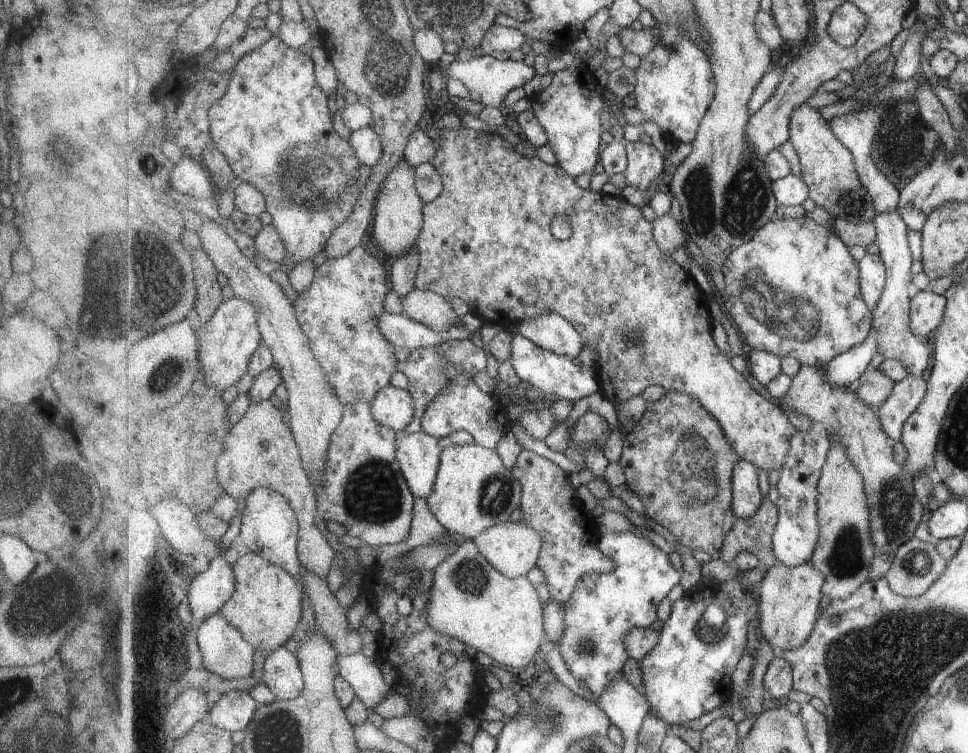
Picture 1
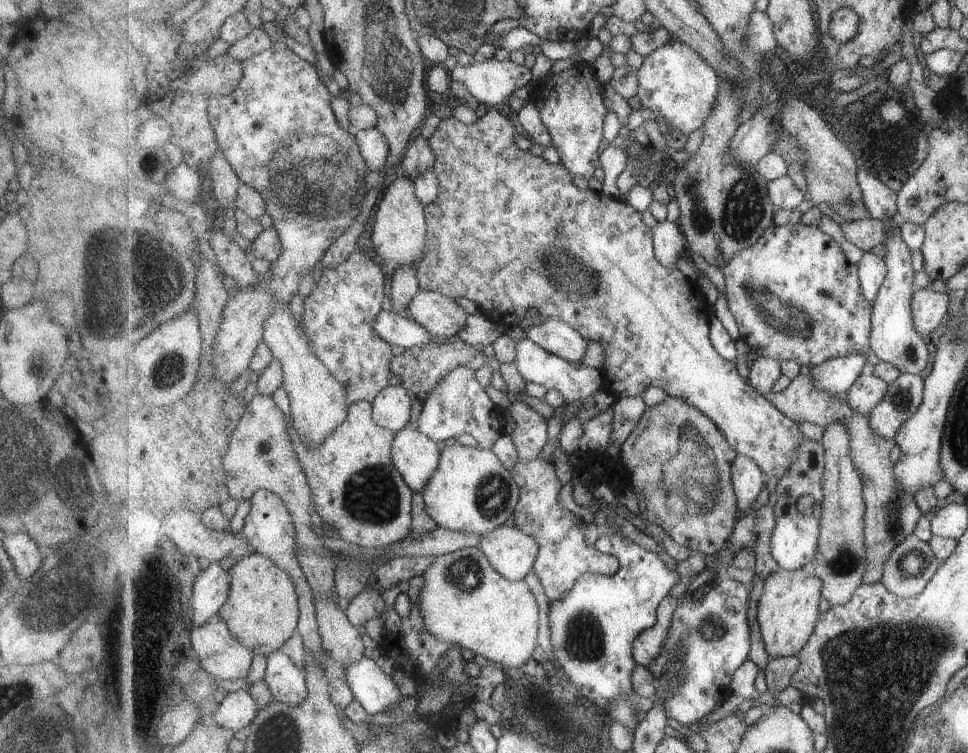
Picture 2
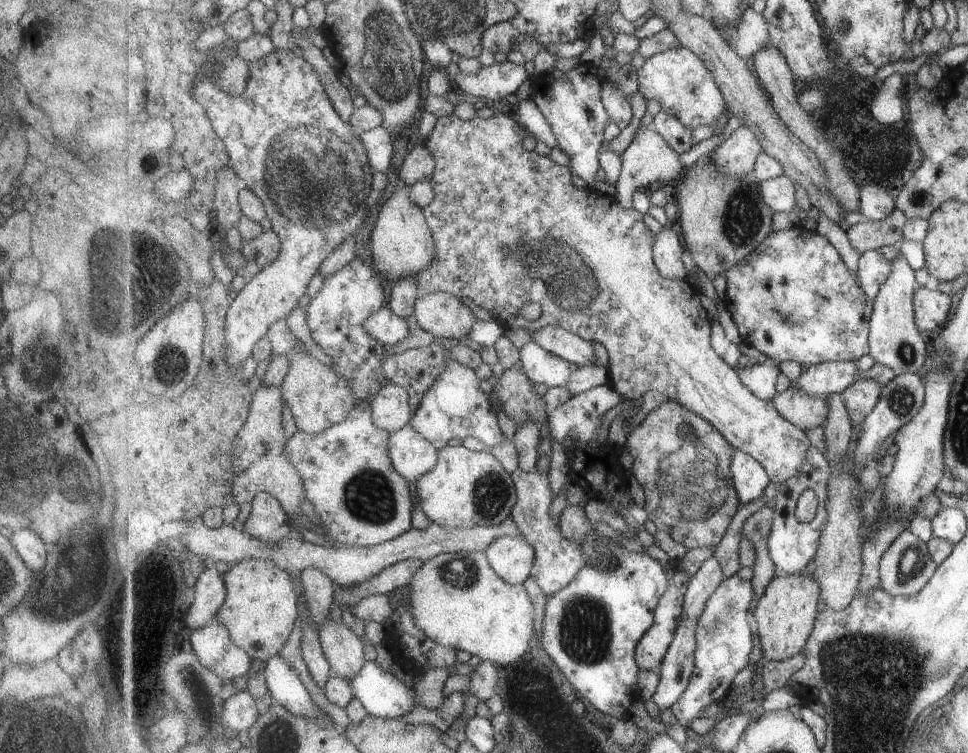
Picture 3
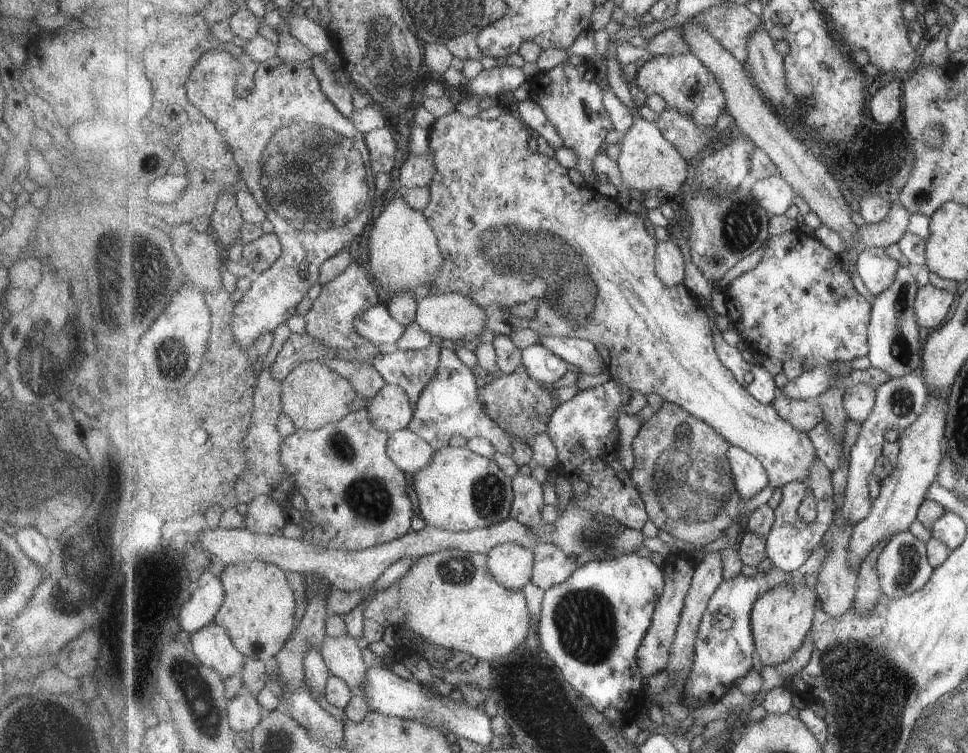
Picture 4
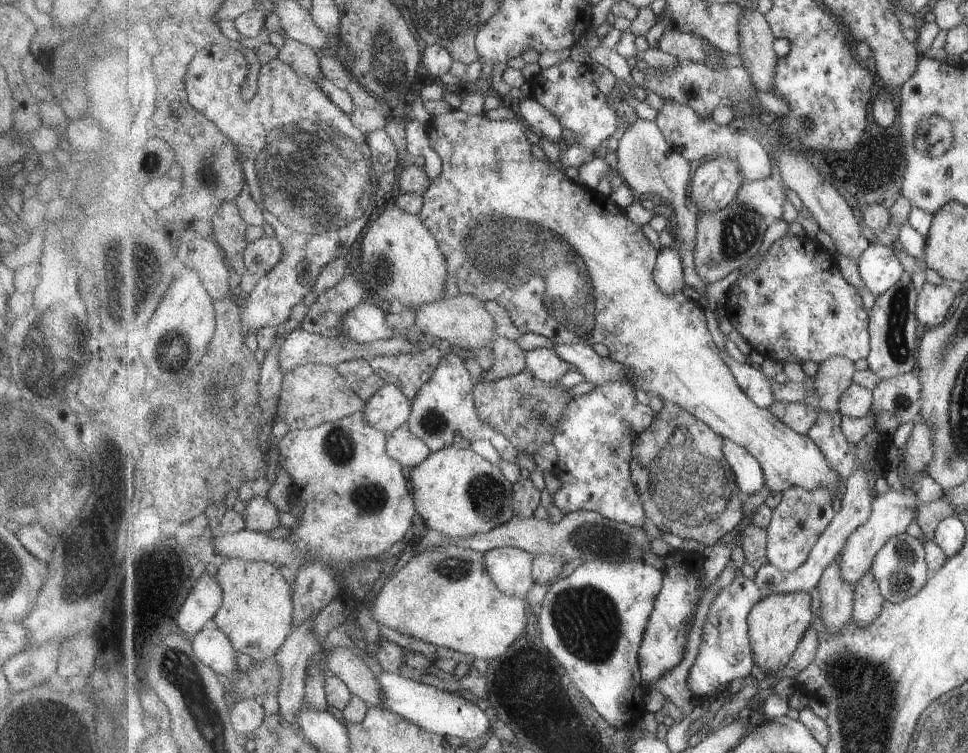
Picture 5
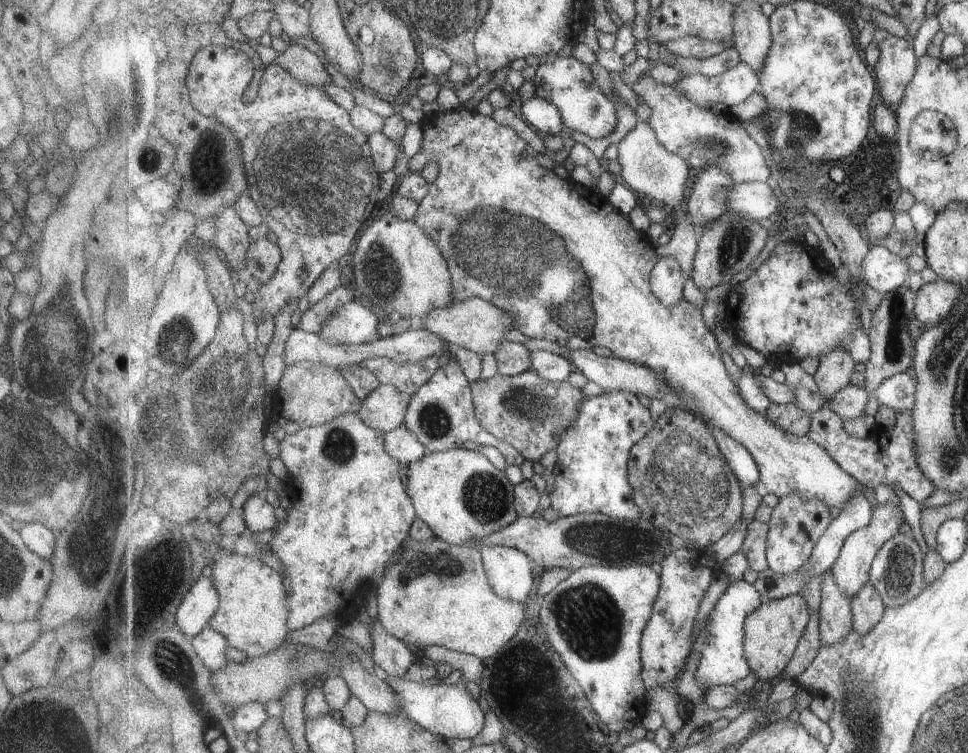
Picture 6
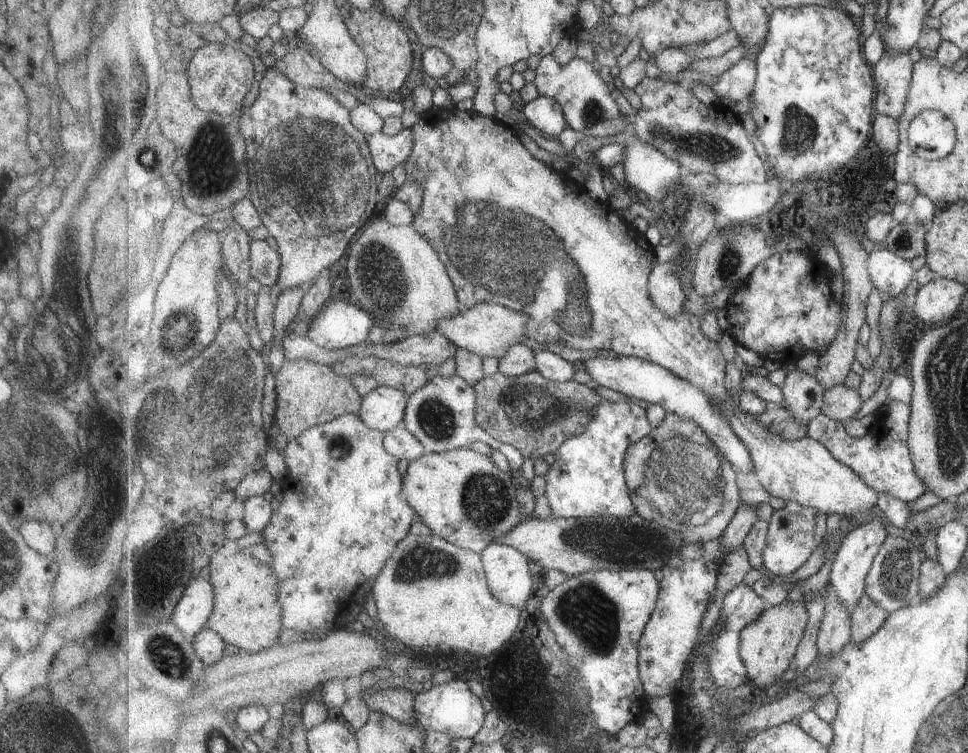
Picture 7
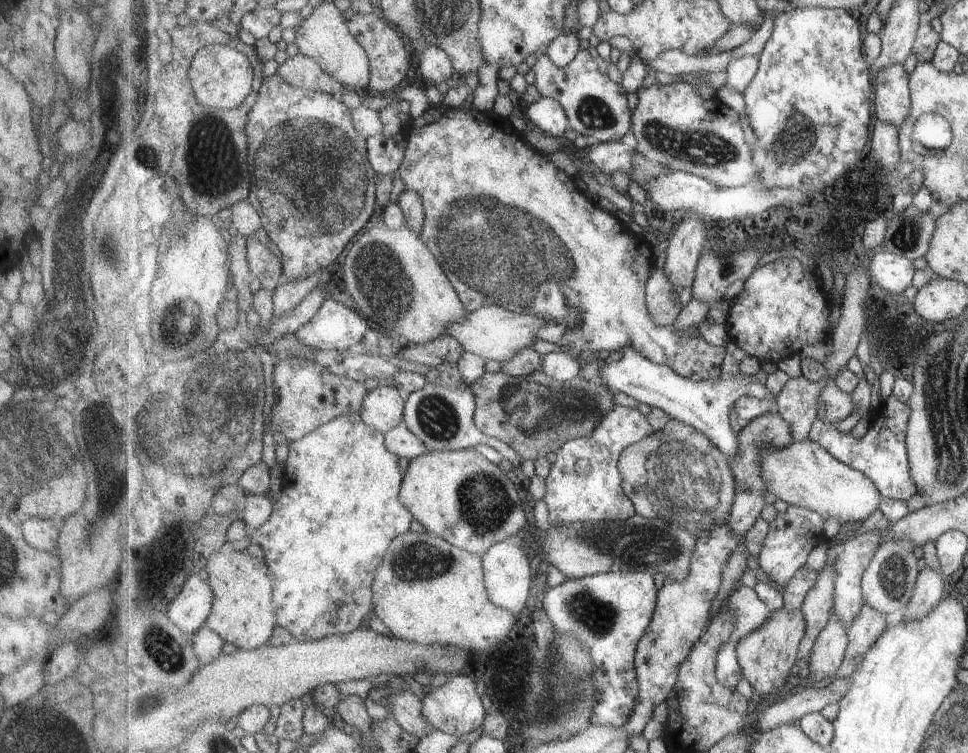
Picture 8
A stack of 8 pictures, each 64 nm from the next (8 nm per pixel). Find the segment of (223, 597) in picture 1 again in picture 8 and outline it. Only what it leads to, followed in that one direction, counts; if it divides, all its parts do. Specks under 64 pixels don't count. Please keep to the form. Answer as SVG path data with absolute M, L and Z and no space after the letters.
M199 576L189 578L183 592L171 602L167 614L169 619L185 634L197 633L208 622L214 606L213 588Z

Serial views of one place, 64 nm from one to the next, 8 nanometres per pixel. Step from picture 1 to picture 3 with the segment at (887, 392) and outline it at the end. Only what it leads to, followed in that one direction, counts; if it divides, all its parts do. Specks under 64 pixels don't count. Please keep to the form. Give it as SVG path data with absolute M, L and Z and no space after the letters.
M865 378L855 381L844 390L845 406L849 409L850 418L854 424L854 443L859 439L864 420L877 406L882 390L882 384Z

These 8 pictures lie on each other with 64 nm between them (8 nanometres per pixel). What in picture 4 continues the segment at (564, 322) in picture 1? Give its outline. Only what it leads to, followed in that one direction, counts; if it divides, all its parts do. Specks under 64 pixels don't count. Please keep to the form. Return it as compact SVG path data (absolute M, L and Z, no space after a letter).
M549 335L541 338L541 344L585 374L596 375L608 368L610 370L610 363L603 362L595 343L591 341Z

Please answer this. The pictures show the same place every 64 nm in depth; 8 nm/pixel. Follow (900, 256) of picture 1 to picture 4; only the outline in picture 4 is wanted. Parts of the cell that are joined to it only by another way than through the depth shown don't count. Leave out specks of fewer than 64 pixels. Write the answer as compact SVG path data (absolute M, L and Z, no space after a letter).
M901 267L895 282L884 293L876 297L869 321L870 353L867 356L868 360L871 366L883 370L891 379L919 372L922 366L925 335L919 324L915 308L916 296L920 287L917 286L917 280L908 267Z

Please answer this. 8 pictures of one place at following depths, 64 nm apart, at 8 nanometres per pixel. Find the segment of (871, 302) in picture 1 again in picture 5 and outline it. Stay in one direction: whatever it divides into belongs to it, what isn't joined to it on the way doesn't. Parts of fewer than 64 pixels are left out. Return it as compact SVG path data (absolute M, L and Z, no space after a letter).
M874 243L861 255L858 268L863 285L874 296L885 294L906 274L905 266L891 246Z

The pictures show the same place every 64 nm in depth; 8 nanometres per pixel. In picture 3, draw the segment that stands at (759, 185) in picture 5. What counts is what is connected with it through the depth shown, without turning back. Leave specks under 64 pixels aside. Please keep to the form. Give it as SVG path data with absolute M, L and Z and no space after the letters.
M787 175L762 181L760 184L763 200L773 212L792 212L797 206L797 188Z

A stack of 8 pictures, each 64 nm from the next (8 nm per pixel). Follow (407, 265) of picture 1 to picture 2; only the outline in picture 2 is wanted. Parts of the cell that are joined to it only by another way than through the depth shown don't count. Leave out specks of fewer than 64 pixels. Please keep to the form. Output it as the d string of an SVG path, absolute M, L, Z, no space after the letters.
M404 267L397 269L391 276L389 297L396 311L407 310L412 300L419 294L421 288L417 271L417 267Z

